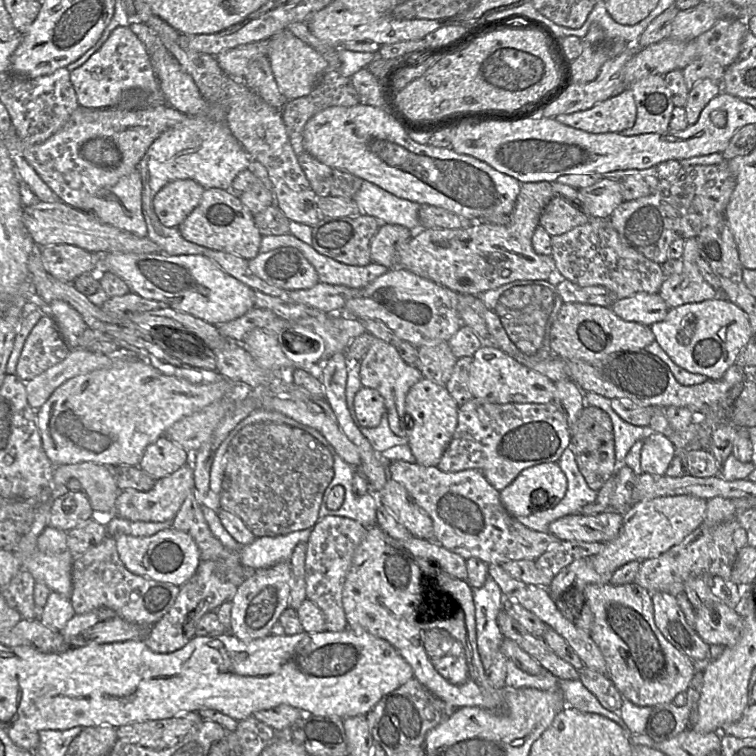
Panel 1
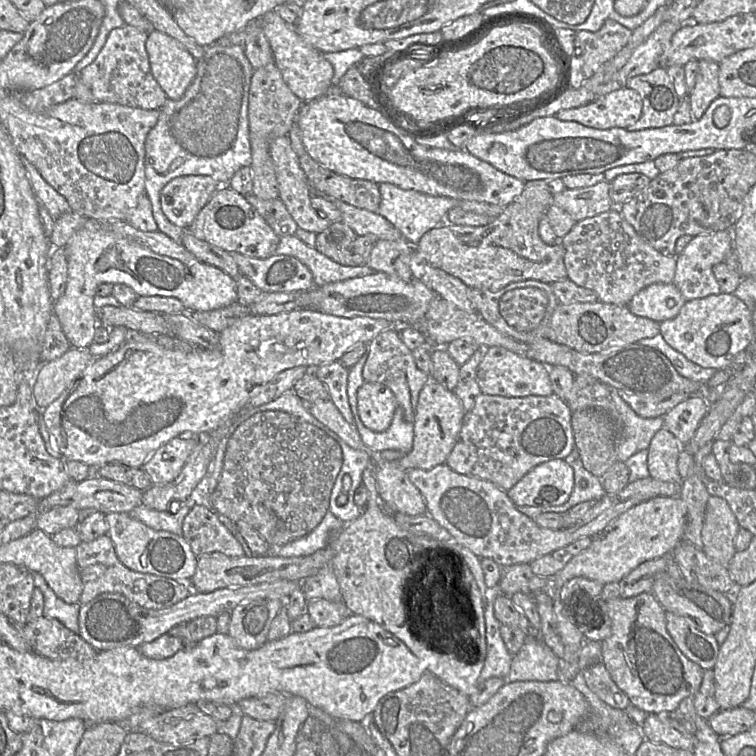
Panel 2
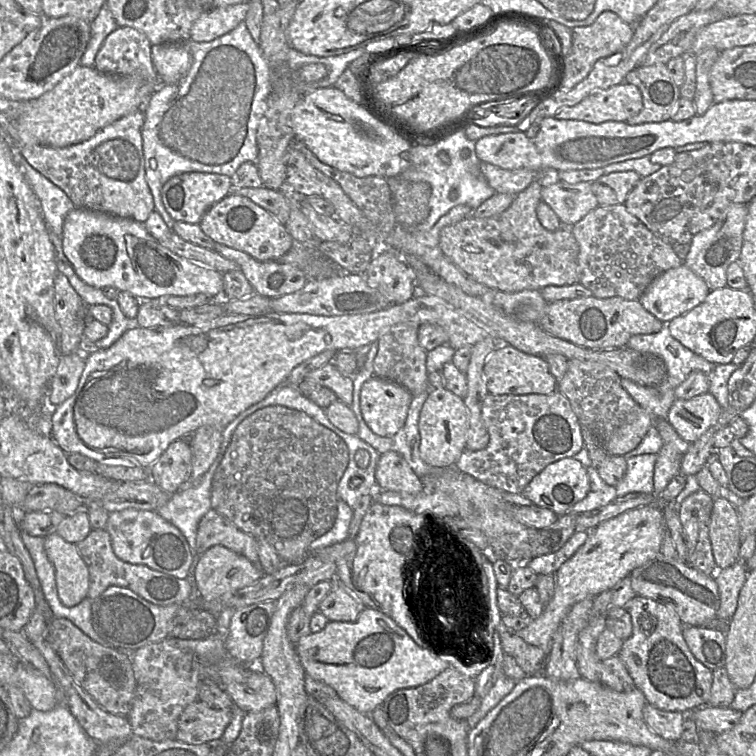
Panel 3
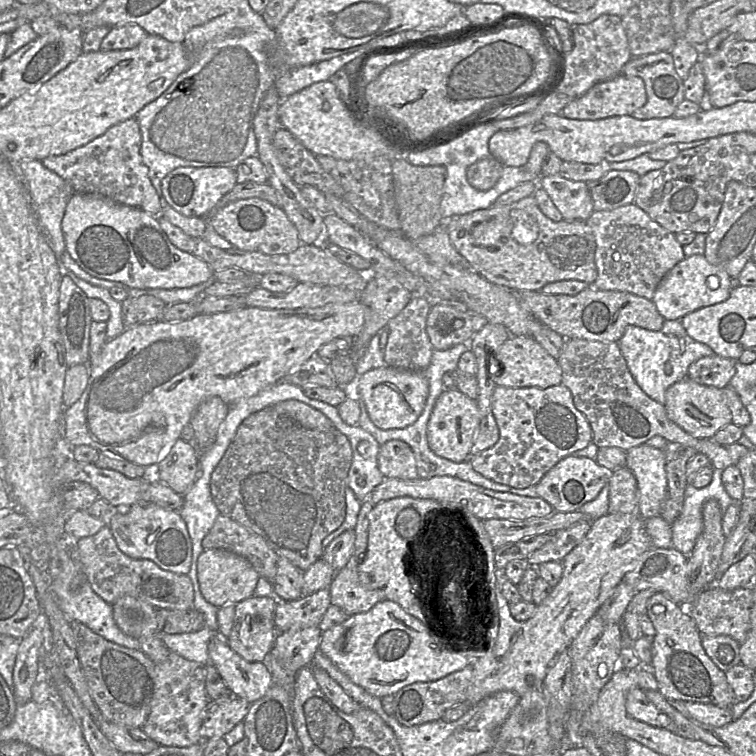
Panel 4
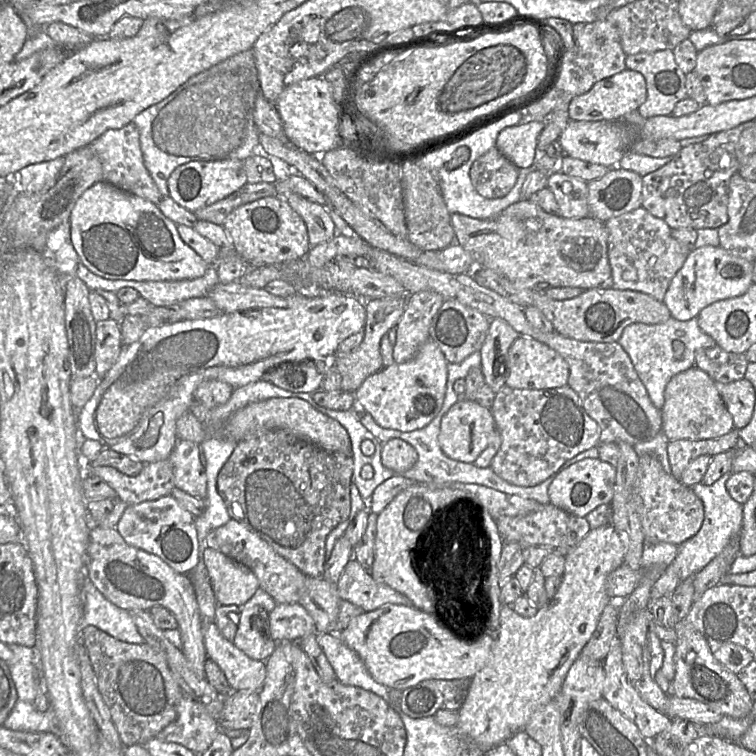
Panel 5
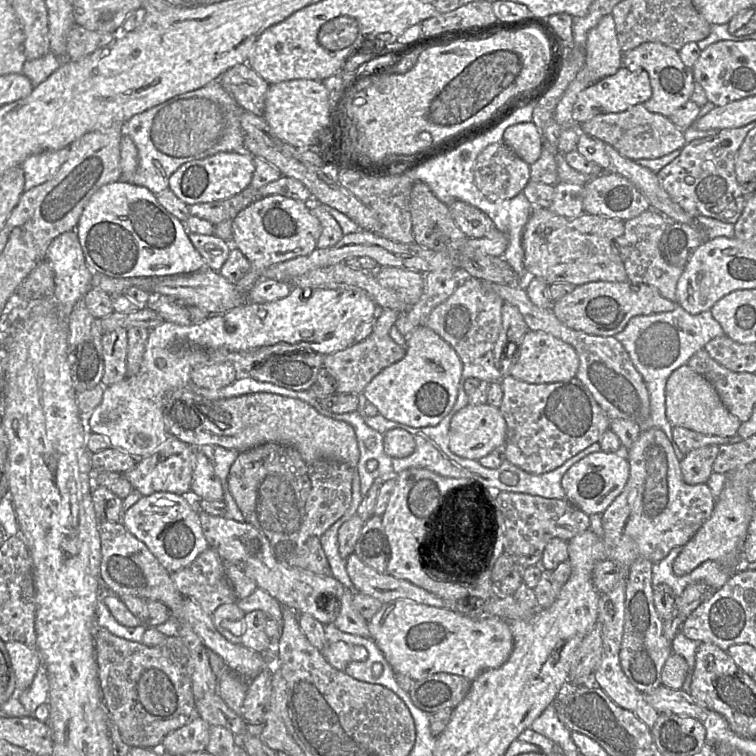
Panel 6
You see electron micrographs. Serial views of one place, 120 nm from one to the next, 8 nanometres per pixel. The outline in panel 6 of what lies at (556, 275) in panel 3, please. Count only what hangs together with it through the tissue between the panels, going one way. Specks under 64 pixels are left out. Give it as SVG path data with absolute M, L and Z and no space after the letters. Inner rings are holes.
M457 200L447 206L456 225L468 239L486 237L496 229L487 214L466 202ZM534 207L522 234L525 273L548 285L625 282L627 273L616 247L616 239L623 233L624 221L617 218L585 212L576 218L566 218L548 208Z

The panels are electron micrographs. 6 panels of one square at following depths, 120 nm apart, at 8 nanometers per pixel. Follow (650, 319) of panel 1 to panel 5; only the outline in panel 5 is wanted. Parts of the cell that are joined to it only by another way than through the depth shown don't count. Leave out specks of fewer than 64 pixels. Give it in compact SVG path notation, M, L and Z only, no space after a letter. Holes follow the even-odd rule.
M707 245L693 249L671 280L663 302L671 317L680 321L695 318L703 308L714 302L746 293L753 284L753 264L720 246Z

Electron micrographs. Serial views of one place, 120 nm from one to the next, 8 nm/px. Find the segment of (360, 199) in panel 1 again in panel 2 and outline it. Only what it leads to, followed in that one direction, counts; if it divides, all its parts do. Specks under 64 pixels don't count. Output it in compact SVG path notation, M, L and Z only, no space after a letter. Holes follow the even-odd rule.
M381 183L378 184L378 187L381 202L377 214L394 225L413 247L426 232L446 223L447 213L452 208L459 206L460 202L446 196L432 196L414 190L404 190L390 183Z

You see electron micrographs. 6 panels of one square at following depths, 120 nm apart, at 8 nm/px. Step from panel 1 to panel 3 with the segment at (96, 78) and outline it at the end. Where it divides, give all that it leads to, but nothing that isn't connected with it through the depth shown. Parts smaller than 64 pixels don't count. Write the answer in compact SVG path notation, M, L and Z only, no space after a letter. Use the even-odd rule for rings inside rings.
M119 26L105 38L94 61L93 67L101 73L112 76L138 77L154 86L154 92L161 86L160 79L151 59L152 44L147 36L129 26Z

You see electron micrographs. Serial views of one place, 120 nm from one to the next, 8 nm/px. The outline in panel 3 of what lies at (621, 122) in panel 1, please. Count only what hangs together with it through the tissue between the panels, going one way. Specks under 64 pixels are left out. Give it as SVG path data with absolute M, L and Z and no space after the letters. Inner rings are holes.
M625 81L595 91L576 105L556 112L556 119L573 119L599 124L606 121L626 122L643 108L640 90Z

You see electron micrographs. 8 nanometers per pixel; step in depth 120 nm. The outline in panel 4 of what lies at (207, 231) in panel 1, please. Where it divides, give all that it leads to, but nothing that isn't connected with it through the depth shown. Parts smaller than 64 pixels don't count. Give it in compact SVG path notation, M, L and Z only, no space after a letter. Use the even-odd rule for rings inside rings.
M259 198L237 200L226 205L208 219L208 226L242 251L281 255L295 251L302 244L296 227L284 210Z

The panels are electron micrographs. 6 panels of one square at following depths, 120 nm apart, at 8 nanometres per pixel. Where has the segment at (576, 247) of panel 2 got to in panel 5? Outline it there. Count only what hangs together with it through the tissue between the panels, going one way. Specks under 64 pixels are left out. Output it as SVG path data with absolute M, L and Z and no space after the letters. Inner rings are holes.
M645 208L613 217L604 222L608 230L608 259L612 272L612 287L643 292L662 301L675 274L692 250L671 235L671 228Z

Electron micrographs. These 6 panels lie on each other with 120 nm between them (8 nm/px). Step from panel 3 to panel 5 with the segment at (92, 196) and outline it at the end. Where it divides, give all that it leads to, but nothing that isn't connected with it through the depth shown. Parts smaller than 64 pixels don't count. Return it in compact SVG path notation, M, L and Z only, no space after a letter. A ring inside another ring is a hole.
M133 122L122 128L104 132L88 146L100 159L103 170L102 181L149 200L156 205L160 203L163 197L146 169L140 145L140 133Z

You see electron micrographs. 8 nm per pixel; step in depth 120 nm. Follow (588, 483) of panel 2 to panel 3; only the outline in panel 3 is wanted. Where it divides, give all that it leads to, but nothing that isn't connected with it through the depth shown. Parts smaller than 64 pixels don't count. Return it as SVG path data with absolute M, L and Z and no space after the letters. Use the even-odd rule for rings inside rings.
M593 466L587 467L590 489L585 498L577 502L566 513L581 514L609 504L617 497L616 486L606 484Z

